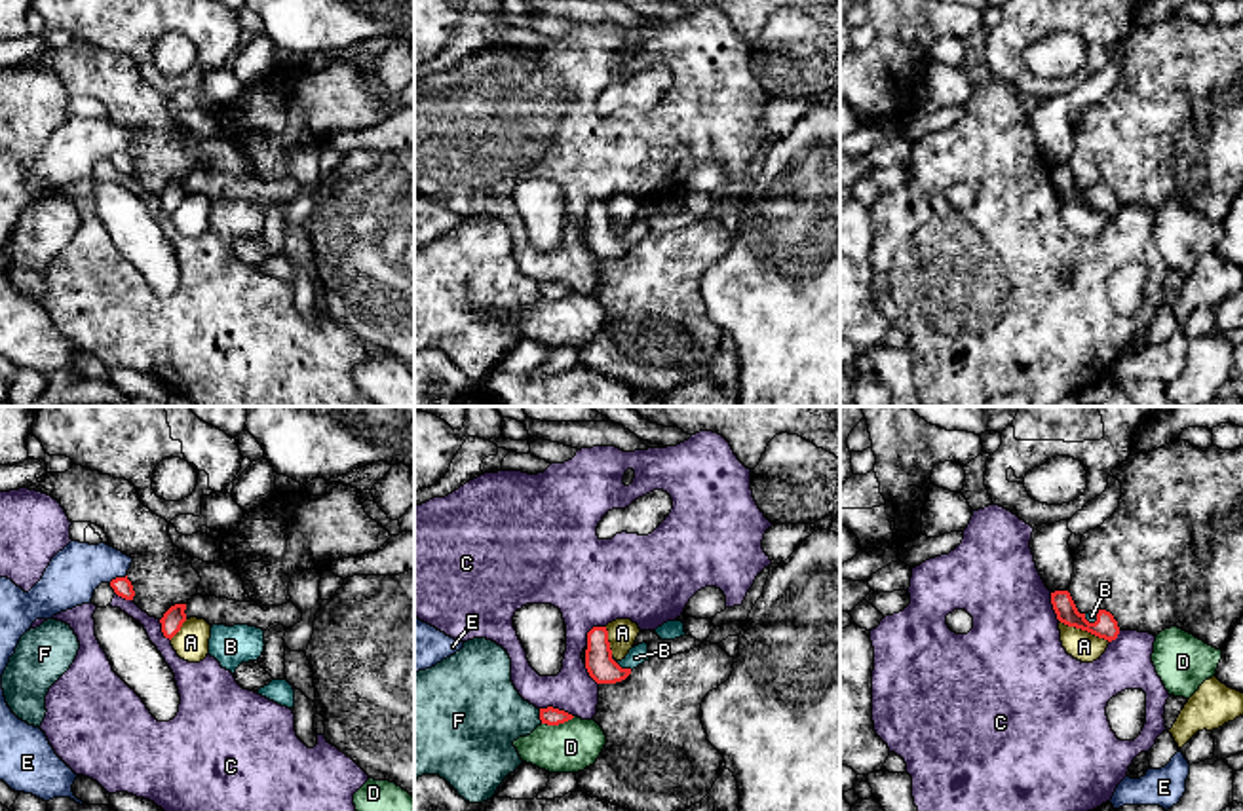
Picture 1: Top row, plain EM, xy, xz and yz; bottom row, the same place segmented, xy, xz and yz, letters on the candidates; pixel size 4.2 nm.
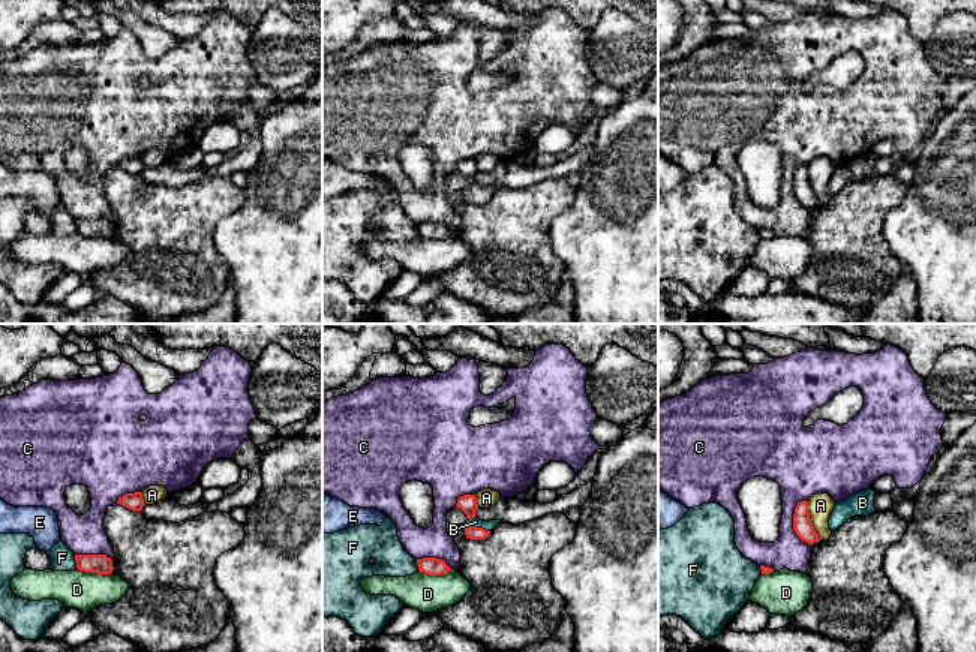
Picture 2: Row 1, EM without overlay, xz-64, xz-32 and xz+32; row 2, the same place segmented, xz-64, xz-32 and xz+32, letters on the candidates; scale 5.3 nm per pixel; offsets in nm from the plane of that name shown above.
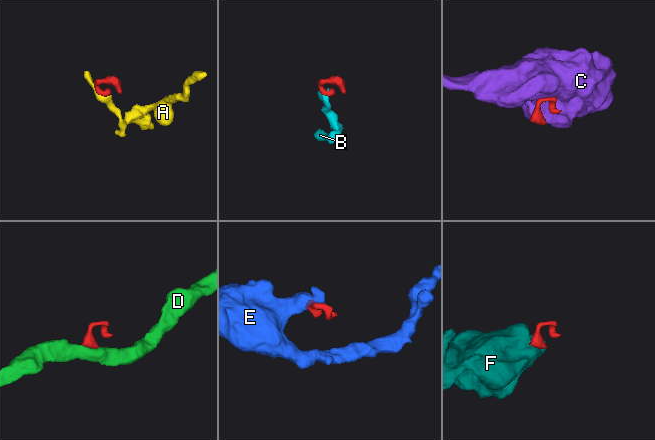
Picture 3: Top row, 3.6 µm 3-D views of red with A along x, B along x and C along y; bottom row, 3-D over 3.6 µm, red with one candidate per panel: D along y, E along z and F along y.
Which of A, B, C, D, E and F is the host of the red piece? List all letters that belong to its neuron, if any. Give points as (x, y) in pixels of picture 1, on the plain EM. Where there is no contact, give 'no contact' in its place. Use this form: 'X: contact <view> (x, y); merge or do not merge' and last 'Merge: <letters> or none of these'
A: contact yz (1084, 204); do not merge
B: contact xz (620, 242); merge
C: contact xz (557, 283); do not merge
D: contact xz (557, 299); do not merge
E: contact xy (116, 152); do not merge
F: contact xz (540, 291); do not merge
Merge: B

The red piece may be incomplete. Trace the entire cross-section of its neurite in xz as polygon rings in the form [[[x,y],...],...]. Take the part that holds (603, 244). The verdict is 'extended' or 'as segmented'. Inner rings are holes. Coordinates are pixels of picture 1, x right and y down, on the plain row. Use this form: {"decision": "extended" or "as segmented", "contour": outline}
{"decision": "extended", "contour": [[[593,201],[587,207],[585,243],[597,258],[616,258],[625,255],[633,243],[650,234],[648,218],[642,217],[616,236],[612,232],[606,201]]]}

